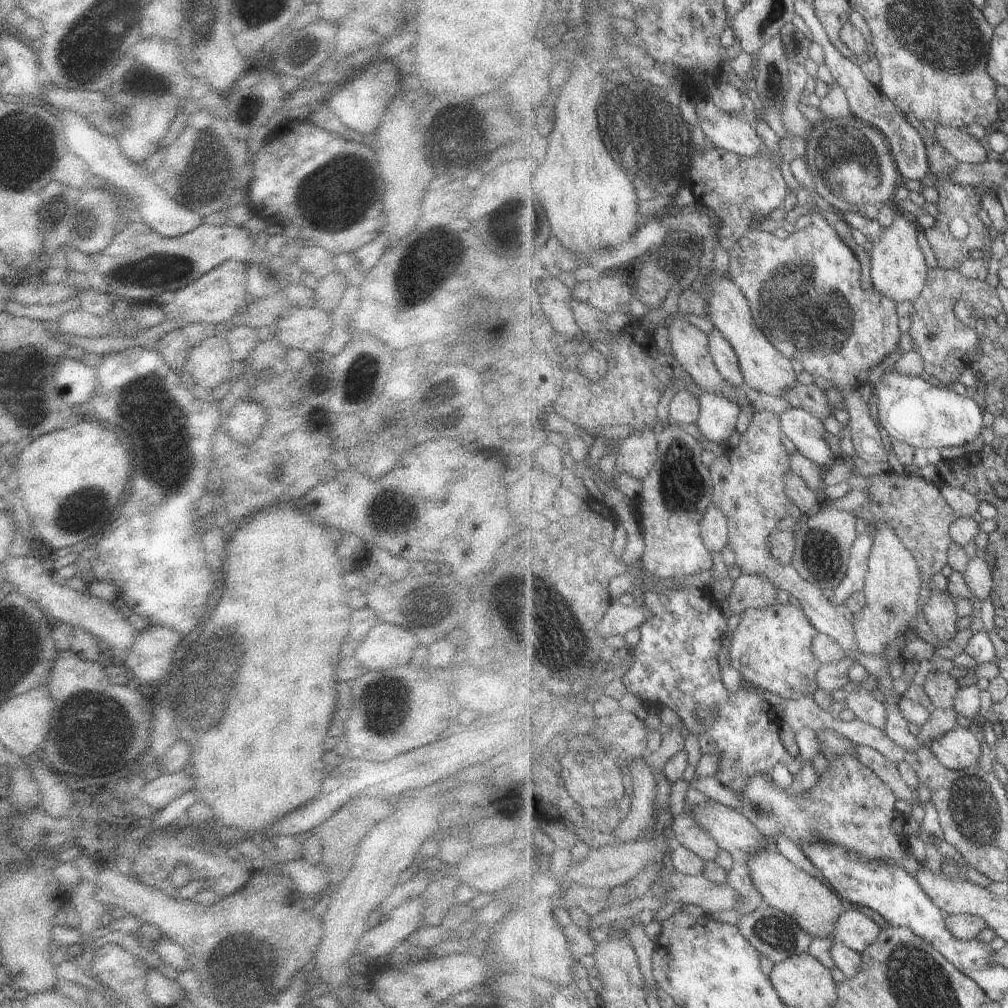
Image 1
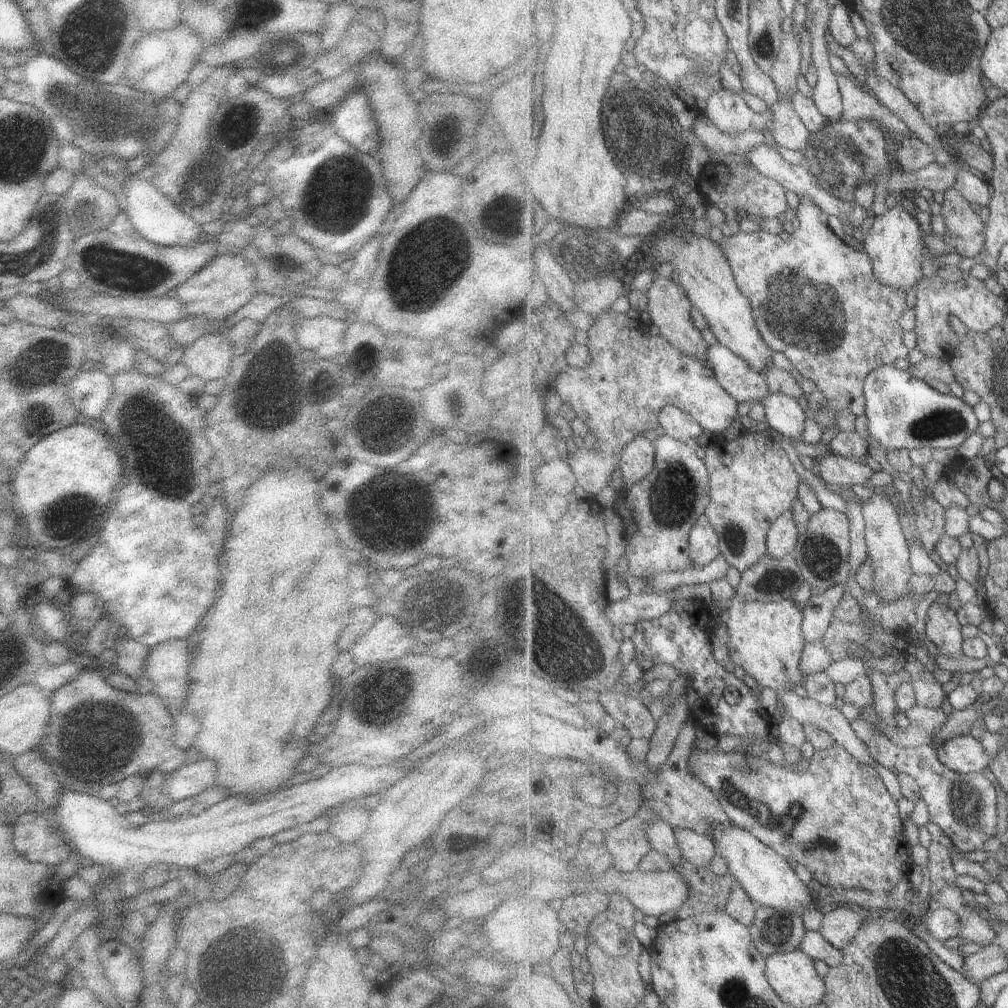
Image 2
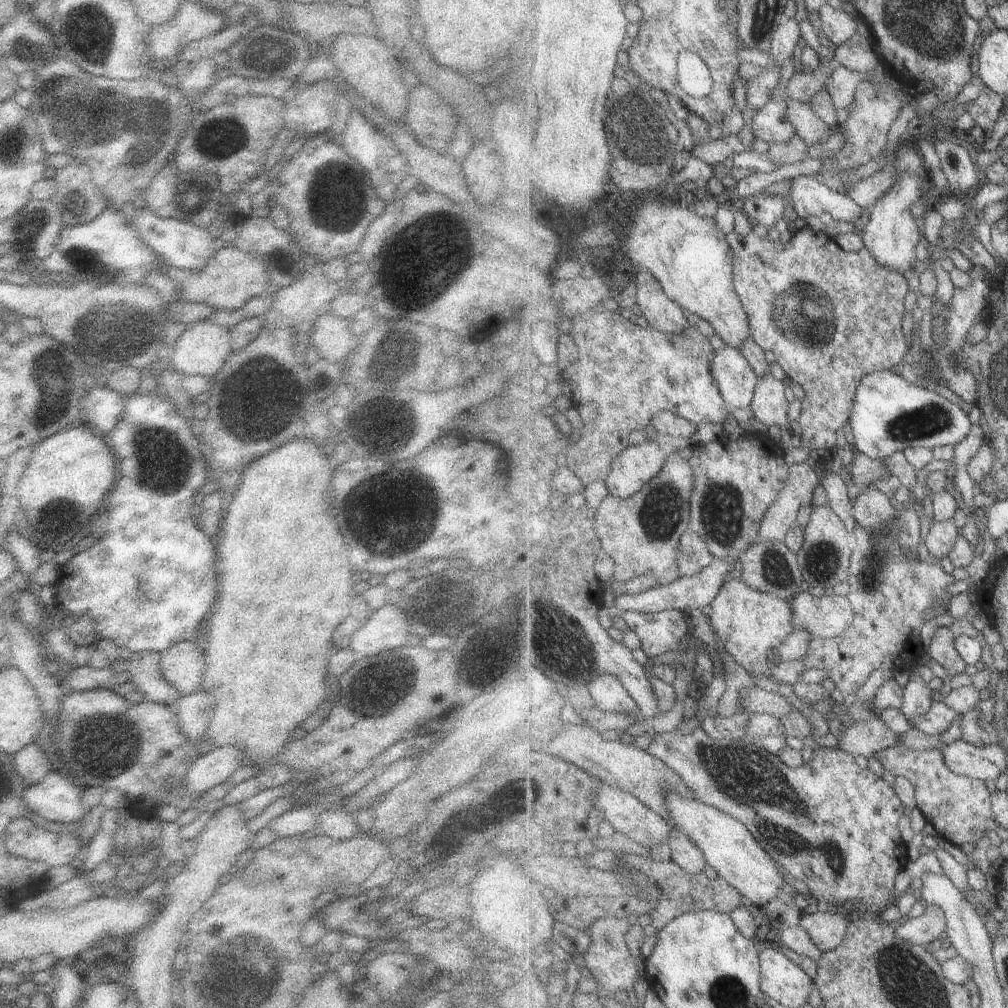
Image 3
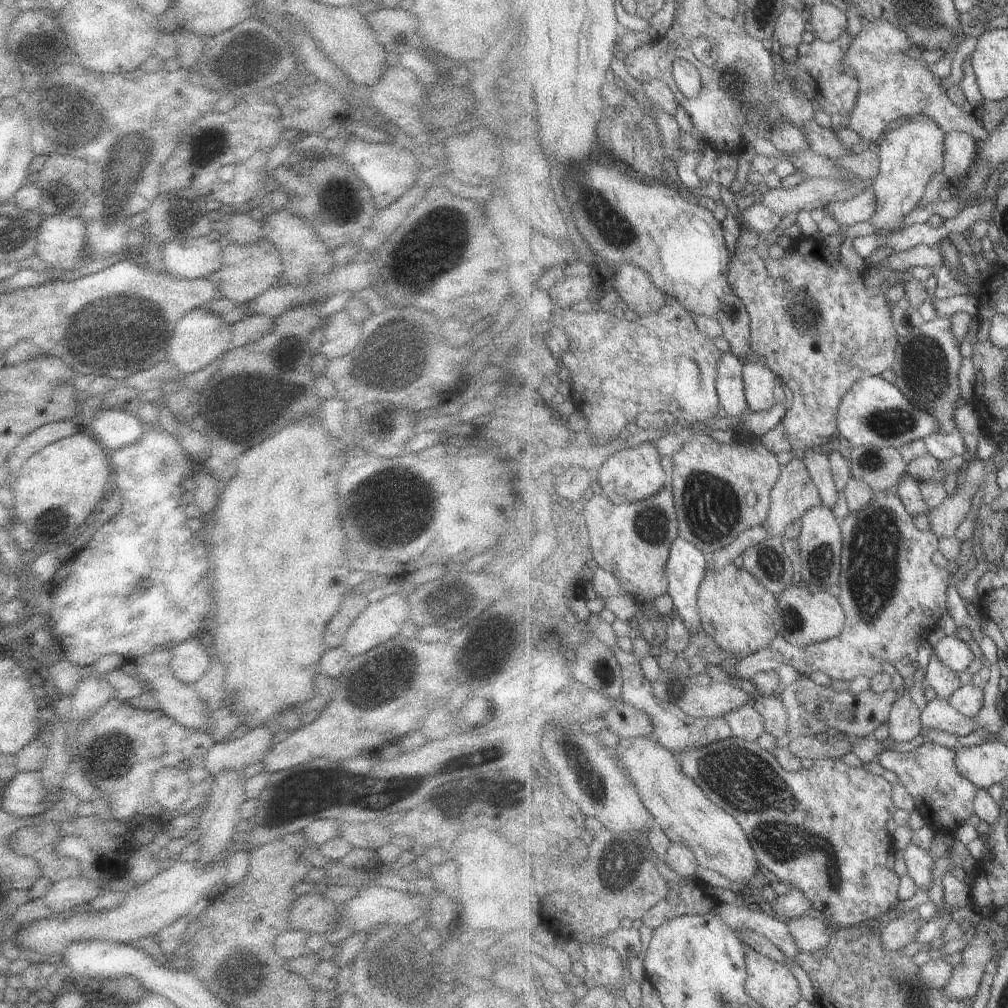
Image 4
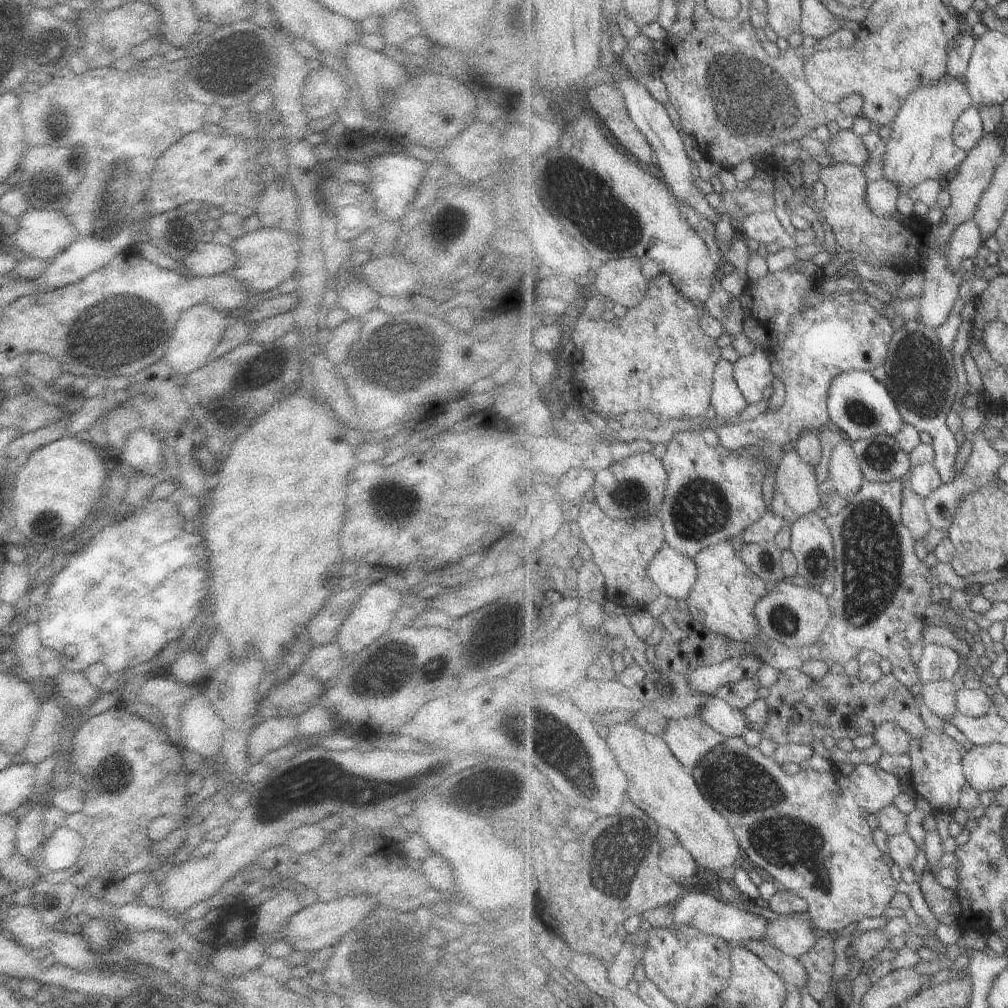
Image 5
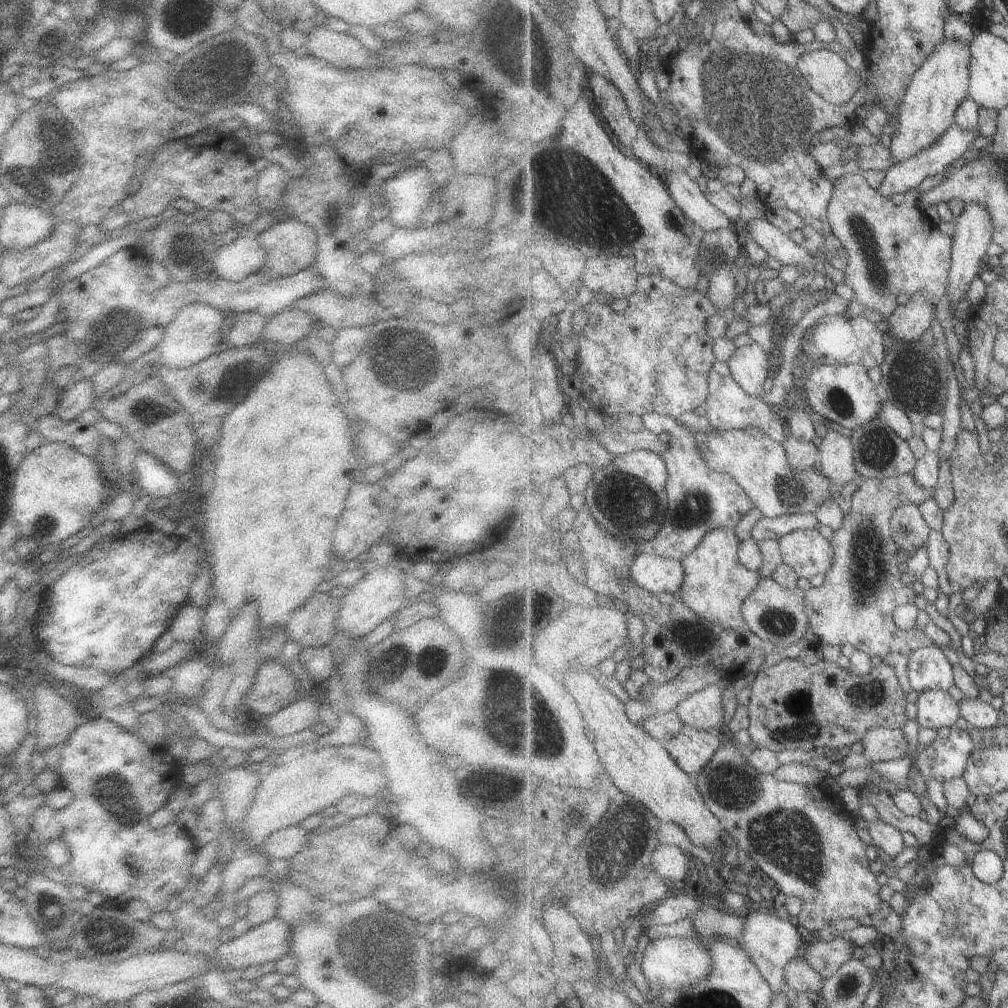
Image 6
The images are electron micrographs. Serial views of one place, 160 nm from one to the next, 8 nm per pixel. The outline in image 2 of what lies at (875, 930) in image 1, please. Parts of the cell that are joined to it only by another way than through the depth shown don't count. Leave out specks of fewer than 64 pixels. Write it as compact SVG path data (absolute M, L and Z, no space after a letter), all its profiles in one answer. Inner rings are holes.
M835 906L825 910L819 932L838 949L844 949L859 932L867 919L847 906Z

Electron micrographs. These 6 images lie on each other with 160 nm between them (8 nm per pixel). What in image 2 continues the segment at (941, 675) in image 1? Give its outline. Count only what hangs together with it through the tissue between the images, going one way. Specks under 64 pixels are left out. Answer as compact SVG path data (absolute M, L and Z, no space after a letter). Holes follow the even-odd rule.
M917 657L915 660L907 659L903 668L912 674L911 684L916 692L917 705L938 709L943 706L945 700L948 700L942 683L937 681L933 671L930 671Z

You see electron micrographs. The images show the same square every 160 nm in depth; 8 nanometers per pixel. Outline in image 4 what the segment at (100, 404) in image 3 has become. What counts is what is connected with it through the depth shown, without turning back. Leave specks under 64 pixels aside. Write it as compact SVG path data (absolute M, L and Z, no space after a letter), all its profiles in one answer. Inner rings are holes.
M116 408L99 409L89 422L101 445L111 452L136 441L143 432L137 414Z

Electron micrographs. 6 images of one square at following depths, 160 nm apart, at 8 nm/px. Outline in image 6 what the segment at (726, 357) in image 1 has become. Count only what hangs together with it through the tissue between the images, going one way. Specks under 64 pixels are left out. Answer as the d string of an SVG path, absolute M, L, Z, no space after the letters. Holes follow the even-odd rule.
M716 361L710 372L709 396L704 402L706 417L717 431L734 431L745 427L757 427L763 435L783 442L788 437L789 431L785 419L779 418L776 408L766 403L761 397L751 396L741 388L733 378L730 366L725 361Z

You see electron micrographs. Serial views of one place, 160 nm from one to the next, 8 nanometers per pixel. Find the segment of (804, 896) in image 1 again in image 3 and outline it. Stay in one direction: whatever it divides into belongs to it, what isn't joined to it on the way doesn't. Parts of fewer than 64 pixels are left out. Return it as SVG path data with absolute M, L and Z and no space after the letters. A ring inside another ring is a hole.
M670 790L666 793L666 803L674 827L686 832L706 854L708 864L717 872L719 881L727 881L742 892L755 910L762 909L768 902L777 899L777 894L788 890L781 866L753 836L753 833L732 816L726 815L713 805L698 799L681 796Z

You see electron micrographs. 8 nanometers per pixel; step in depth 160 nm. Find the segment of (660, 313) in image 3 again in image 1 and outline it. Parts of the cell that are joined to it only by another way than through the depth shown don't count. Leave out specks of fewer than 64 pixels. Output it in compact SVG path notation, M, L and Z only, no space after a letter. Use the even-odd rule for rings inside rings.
M678 310L676 313L670 314L671 323L669 325L668 332L673 355L681 363L684 371L689 373L693 377L693 380L707 392L727 397L728 399L735 401L737 404L749 406L749 402L745 396L744 388L737 388L736 386L733 386L718 371L710 351L709 335L699 330L697 326L689 324L687 320L681 318L681 316L679 316L680 313L683 312Z

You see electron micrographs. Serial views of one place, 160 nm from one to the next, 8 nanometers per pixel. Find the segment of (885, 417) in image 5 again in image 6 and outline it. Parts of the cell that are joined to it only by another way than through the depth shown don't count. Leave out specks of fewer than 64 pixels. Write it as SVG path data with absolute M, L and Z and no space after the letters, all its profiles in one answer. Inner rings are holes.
M807 354L804 367L806 368L806 392L812 407L812 414L821 421L832 420L849 430L854 431L864 424L880 418L882 395L880 385L871 382L867 369L863 365L819 365Z

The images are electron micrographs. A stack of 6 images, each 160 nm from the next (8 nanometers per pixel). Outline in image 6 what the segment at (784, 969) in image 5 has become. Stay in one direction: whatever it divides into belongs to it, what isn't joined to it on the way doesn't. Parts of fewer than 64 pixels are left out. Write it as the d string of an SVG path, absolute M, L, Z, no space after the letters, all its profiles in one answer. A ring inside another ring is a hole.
M801 956L787 963L784 970L787 988L799 992L815 991L819 994L824 978Z

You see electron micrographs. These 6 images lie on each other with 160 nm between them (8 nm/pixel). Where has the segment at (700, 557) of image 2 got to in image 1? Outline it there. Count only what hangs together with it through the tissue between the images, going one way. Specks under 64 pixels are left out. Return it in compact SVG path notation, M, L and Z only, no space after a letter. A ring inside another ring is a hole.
M712 503L701 521L700 529L705 546L713 552L725 552L730 543L729 519L722 513L715 503Z

